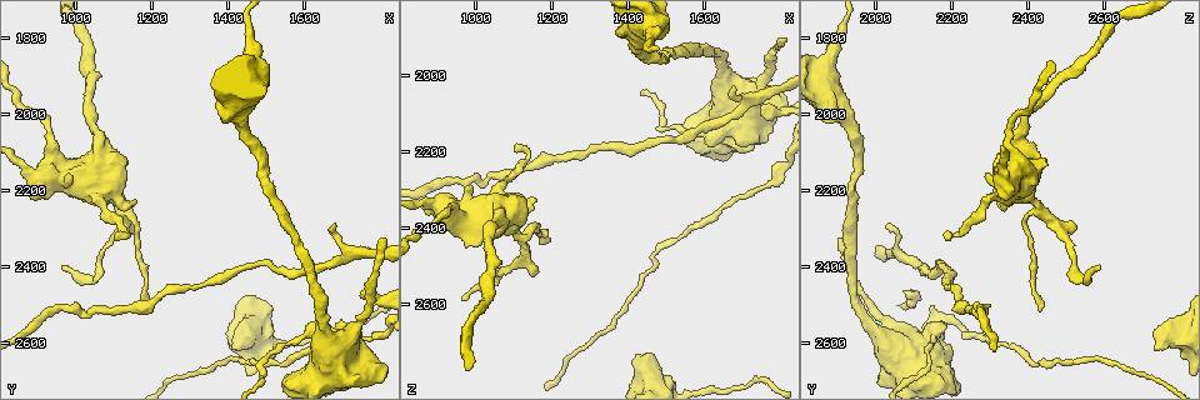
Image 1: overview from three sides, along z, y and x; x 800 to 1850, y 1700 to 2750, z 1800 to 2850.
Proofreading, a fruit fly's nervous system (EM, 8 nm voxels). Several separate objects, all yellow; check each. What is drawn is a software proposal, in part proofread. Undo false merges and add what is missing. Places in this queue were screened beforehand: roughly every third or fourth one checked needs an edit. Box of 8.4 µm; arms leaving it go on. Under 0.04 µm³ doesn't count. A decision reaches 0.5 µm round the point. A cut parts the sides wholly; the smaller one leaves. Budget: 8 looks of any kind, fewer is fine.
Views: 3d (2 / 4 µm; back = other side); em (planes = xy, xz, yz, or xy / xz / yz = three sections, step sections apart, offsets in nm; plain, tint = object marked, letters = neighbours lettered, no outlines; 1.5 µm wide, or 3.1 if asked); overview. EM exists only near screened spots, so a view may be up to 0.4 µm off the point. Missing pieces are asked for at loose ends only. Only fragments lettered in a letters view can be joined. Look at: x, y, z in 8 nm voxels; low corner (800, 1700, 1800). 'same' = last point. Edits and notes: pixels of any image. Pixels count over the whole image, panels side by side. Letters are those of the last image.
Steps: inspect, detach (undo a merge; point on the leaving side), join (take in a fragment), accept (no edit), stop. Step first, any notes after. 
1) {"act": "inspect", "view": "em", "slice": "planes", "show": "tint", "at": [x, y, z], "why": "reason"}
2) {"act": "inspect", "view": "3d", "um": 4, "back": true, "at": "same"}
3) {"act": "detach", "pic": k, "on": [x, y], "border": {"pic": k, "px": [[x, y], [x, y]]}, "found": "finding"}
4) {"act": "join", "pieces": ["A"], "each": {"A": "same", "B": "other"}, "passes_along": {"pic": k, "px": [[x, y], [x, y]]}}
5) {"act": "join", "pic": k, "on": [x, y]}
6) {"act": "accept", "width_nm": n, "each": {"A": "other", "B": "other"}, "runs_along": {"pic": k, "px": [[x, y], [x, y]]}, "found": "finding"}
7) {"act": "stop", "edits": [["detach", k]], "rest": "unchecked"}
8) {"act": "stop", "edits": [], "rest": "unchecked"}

{"act": "inspect", "view": "3d", "um": 4, "at": [1575, 2590, 2145], "why": "calibre changes"}

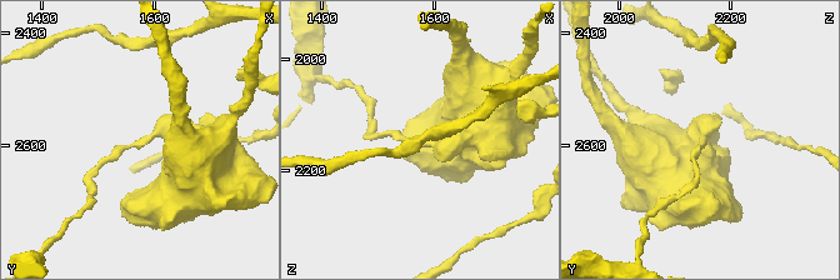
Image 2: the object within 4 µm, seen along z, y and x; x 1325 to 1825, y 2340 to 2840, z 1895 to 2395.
{"act": "inspect", "view": "em", "slice": "planes", "show": "letters", "at": [1570, 2600, 2150]}

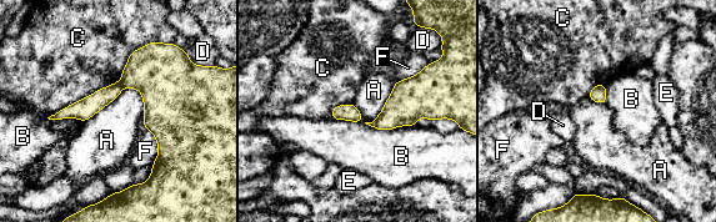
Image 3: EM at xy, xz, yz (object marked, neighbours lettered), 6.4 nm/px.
{"act": "detach", "pic": 3, "on": [90, 105], "each": {"A": "other", "B": "other", "C": "other", "D": "other", "E": "other", "F": "other"}, "border": {"pic": 3, "px": [[119, 82], [124, 86]]}, "found": "two cells meet here"}

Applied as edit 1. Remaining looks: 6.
{"act": "inspect", "view": "overview", "why": "see it whole again"}

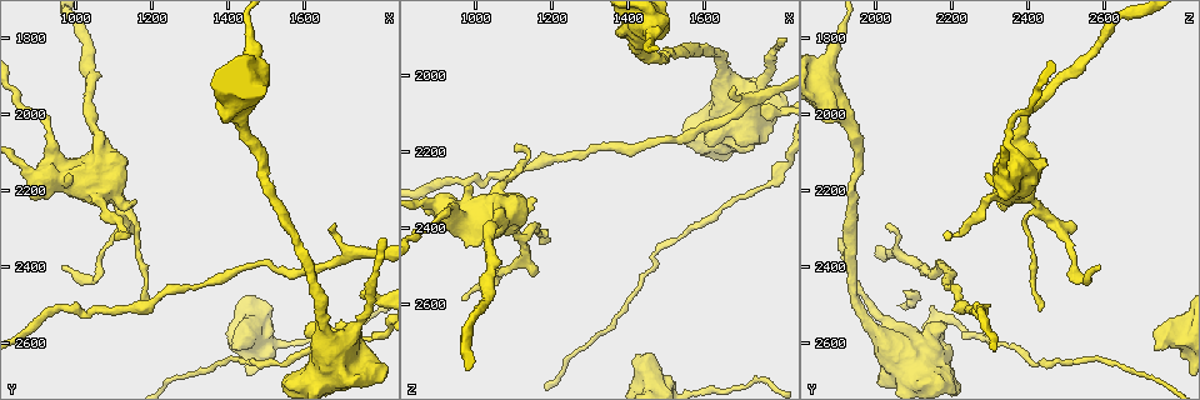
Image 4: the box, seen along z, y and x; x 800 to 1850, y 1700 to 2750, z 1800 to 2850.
{"act": "inspect", "view": "em", "slice": "planes", "show": "letters", "at": [985, 2125, 2440], "why": "free end"}

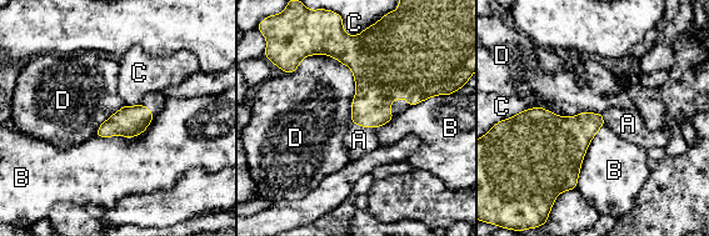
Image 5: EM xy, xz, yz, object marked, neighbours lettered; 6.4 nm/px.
{"act": "join", "pieces": ["A"], "each": {"A": "same", "B": "other", "C": "other", "D": "other"}, "found": "it goes on there"}

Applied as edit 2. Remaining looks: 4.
{"act": "inspect", "view": "overview"}

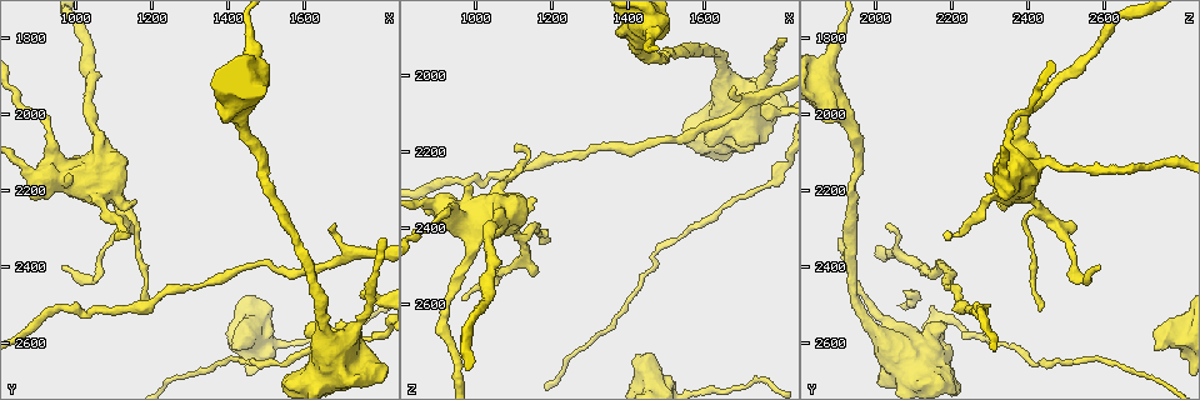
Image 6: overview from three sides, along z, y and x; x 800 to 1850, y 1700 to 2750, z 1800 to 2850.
{"act": "inspect", "view": "3d", "um": 4, "at": [1415, 2615, 2740], "why": "thick end"}

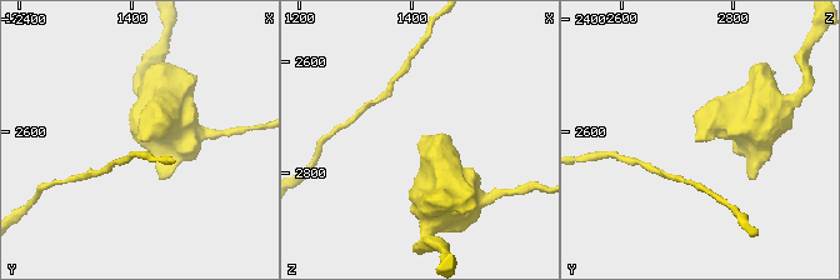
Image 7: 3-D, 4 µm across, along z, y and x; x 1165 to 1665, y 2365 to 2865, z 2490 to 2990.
{"act": "inspect", "view": "em", "slice": "yz", "step": 4, "show": "plain", "at": [1410, 2615, 2745], "why": "shape alone is not enough"}

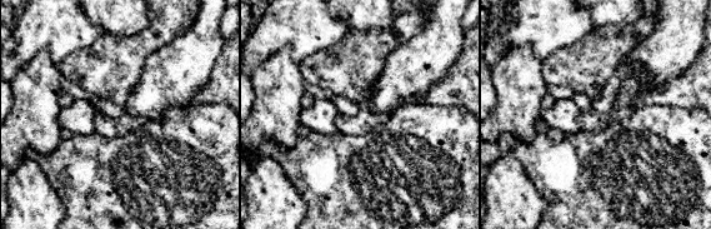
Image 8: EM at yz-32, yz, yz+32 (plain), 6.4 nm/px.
{"act": "inspect", "view": "em", "slice": "yz", "step": 4, "show": "letters", "at": "same", "why": "what lies round it"}

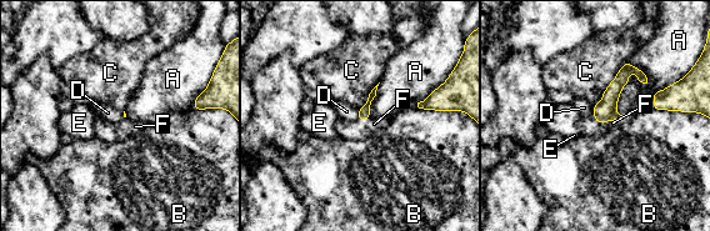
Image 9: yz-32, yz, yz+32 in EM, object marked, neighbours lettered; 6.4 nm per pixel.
{"act": "join", "pieces": ["F"], "each": {"A": "other", "B": "other", "C": "other", "D": "other", "E": "other", "F": "same"}, "passes_along": {"pic": 9, "px": [[605, 111], [606, 120], [588, 126]]}, "found": "the cell continues"}

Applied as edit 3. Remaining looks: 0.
{"act": "stop", "edits": [["detach", 3], ["join", 5], ["join", 9]], "rest": "unchecked"}

